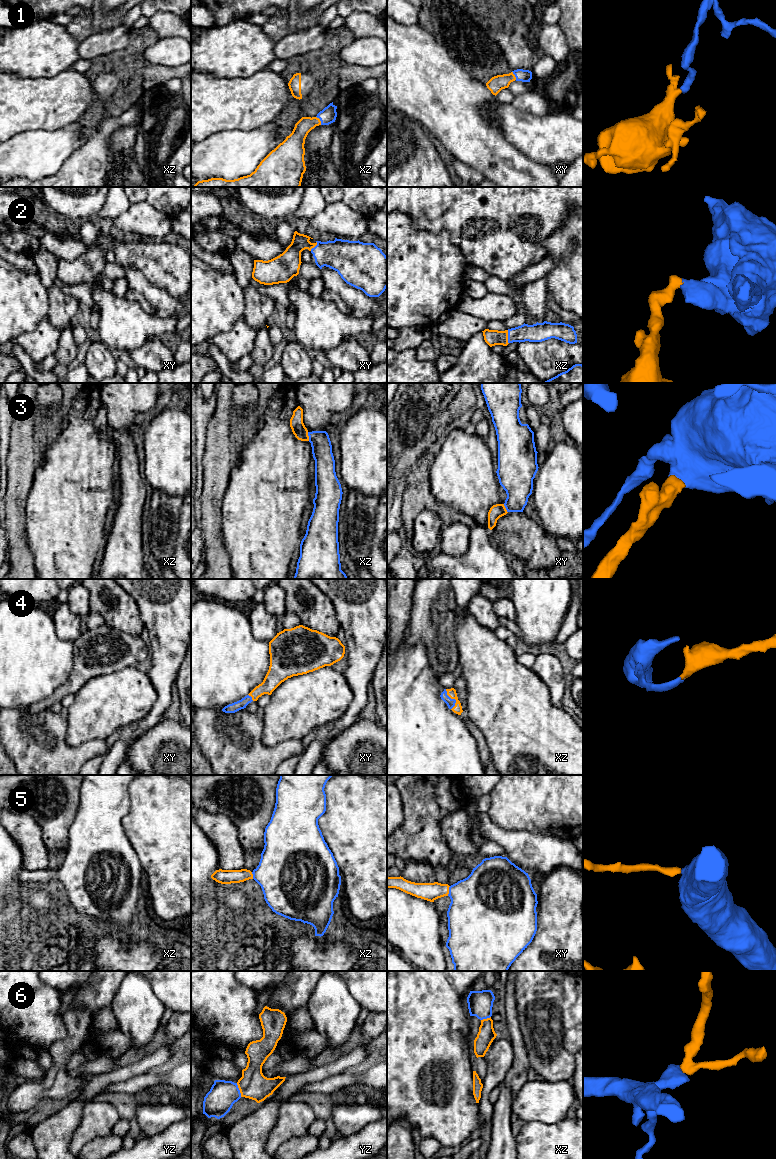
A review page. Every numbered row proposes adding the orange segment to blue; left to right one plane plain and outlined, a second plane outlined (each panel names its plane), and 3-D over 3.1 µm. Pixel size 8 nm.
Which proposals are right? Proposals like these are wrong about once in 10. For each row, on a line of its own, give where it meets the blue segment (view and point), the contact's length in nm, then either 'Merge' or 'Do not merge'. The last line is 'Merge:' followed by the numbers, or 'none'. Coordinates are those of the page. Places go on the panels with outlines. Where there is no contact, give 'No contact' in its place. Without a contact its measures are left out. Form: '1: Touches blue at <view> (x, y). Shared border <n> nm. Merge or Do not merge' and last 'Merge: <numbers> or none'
1: Touches blue at xz (320, 120). Shared border 80 nm. Merge
2: Touches blue at xz (508, 337). Shared border 110 nm. Merge
3: Touches blue at xz (308, 435). Shared border 70 nm. Merge
4: Touches blue at xz (453, 699). Shared border 180 nm. Merge
5: Touches blue at xy (449, 891). Shared border 80 nm. Merge
6: Touches blue at yz (239, 1090). Shared border 120 nm. Merge
Merge: 1, 2, 3, 4, 5, 6

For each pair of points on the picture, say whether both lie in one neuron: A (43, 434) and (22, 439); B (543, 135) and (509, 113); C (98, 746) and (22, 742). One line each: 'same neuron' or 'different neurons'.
A: same neuron
B: same neuron
C: same neuron

